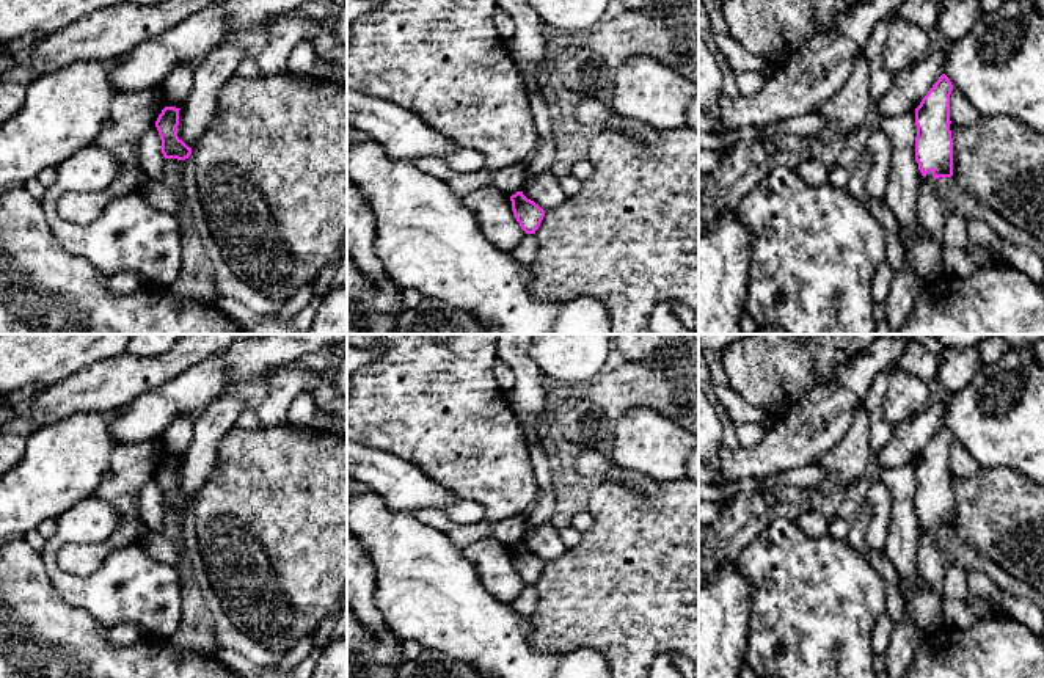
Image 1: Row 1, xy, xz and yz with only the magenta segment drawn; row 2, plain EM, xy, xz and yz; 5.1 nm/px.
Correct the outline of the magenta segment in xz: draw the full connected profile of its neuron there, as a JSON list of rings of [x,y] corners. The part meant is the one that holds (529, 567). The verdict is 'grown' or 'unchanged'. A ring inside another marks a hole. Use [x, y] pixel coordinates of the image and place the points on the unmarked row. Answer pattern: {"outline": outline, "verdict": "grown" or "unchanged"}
{"outline": [[[517,543],[515,546],[512,546],[510,552],[513,567],[521,581],[526,585],[535,585],[545,568],[545,562],[534,552],[527,551],[523,543]]], "verdict": "unchanged"}

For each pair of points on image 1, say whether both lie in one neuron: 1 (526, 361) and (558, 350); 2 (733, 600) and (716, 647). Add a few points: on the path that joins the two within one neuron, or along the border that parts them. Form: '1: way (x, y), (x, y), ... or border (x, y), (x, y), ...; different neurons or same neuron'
1: border (528, 350), (542, 374); different neurons
2: way (722, 611), (716, 617), (716, 636); same neuron

